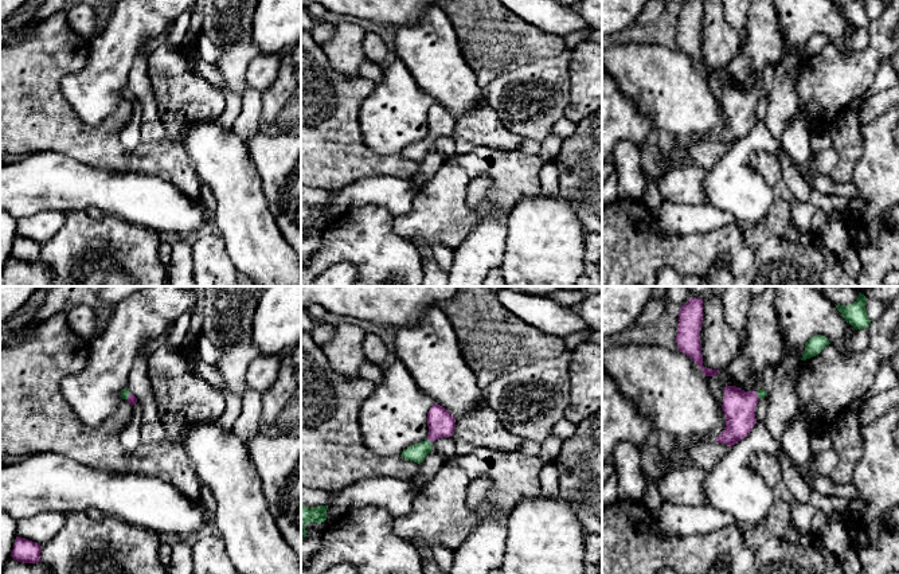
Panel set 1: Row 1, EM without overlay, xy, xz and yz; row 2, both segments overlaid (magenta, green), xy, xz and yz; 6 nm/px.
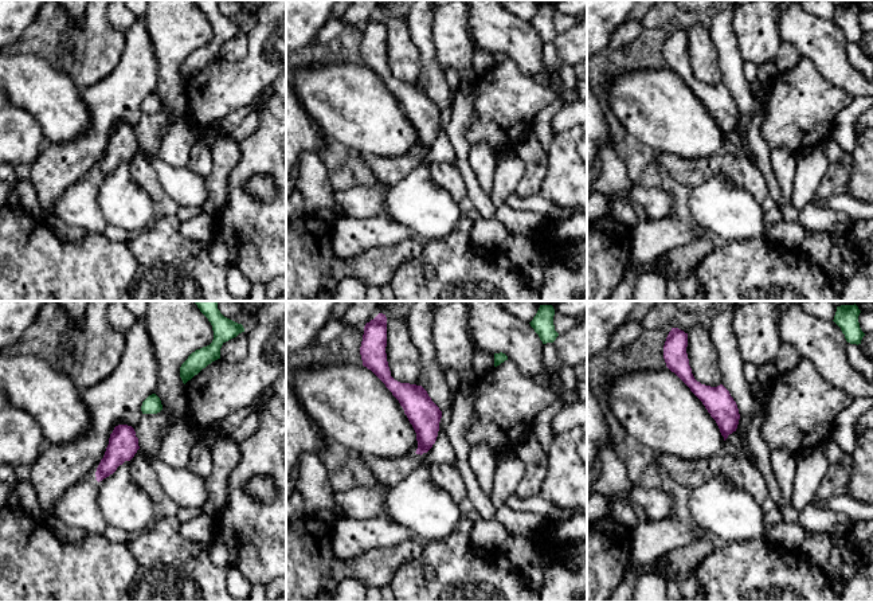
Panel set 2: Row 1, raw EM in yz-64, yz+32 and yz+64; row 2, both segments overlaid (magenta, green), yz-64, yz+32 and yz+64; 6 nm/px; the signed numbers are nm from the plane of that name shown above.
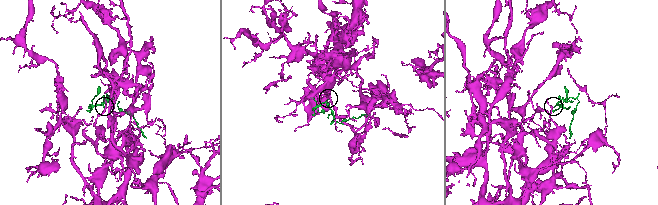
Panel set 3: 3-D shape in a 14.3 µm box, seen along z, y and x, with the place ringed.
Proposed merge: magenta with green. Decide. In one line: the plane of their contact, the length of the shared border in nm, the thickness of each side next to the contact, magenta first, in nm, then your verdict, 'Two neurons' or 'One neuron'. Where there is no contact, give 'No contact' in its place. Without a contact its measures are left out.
Touches magenta in xz. Shared border 50 nm. Thickness 160 nm (magenta) against 110 nm. One neuron

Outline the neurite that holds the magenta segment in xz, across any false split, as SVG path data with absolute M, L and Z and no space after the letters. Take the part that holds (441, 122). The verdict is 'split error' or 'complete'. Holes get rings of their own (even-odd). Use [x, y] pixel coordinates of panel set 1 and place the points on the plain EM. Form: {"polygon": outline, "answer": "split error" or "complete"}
{"polygon": "M434 102L427 112L427 125L427 137L404 148L400 153L404 159L421 163L431 151L435 138L453 134L456 117L445 106Z", "answer": "split error"}

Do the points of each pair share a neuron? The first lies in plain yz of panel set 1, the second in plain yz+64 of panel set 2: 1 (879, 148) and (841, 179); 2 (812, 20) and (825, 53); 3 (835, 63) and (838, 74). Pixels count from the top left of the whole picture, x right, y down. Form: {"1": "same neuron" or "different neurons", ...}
{"1": "different neurons", "2": "same neuron", "3": "different neurons"}

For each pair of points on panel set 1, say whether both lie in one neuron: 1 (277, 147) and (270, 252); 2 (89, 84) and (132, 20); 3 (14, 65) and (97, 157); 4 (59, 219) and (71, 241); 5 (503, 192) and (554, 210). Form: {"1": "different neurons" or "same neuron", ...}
{"1": "different neurons", "2": "same neuron", "3": "same neuron", "4": "different neurons", "5": "different neurons"}

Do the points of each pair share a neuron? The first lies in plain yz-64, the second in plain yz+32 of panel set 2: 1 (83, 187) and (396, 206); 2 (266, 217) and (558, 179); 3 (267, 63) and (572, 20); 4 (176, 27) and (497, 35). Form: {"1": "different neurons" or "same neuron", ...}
{"1": "different neurons", "2": "same neuron", "3": "different neurons", "4": "same neuron"}

